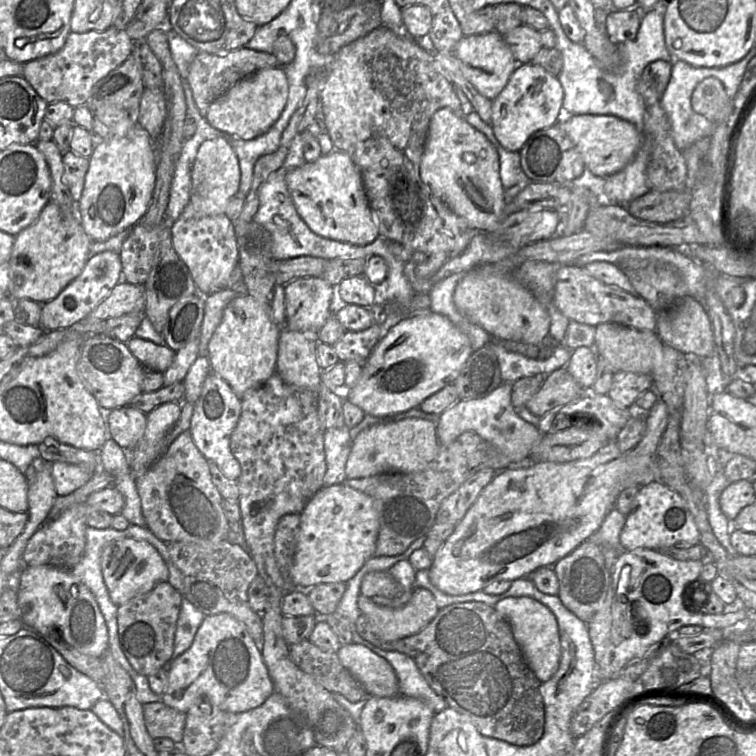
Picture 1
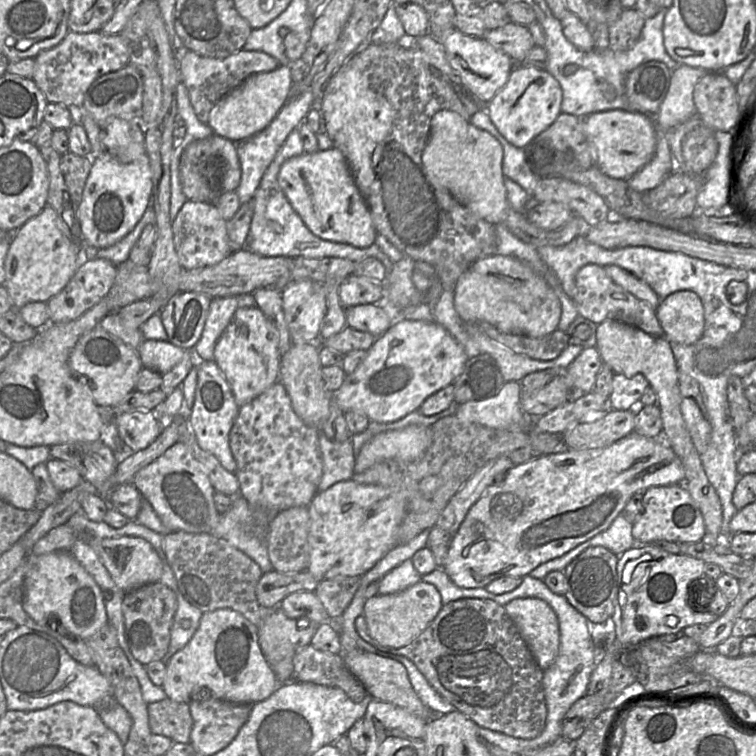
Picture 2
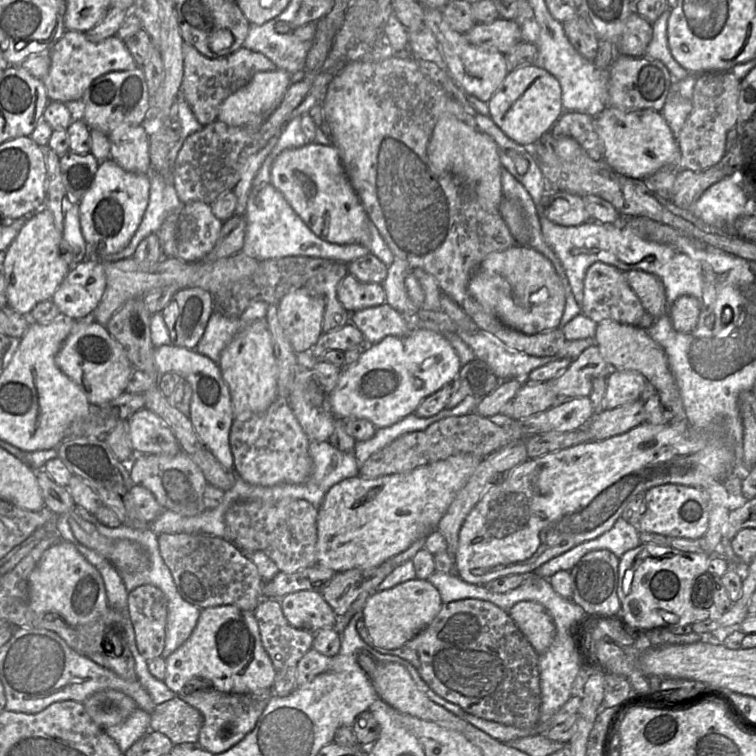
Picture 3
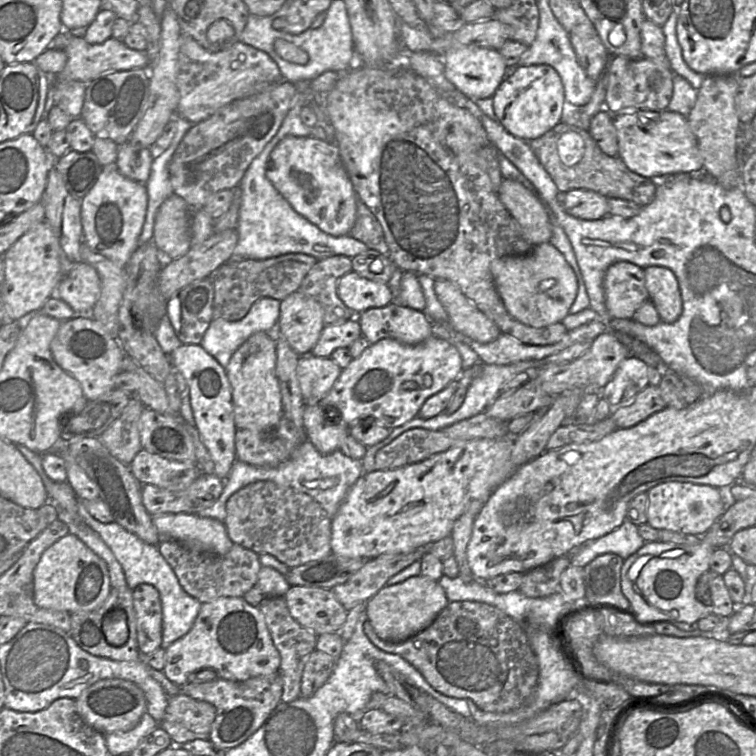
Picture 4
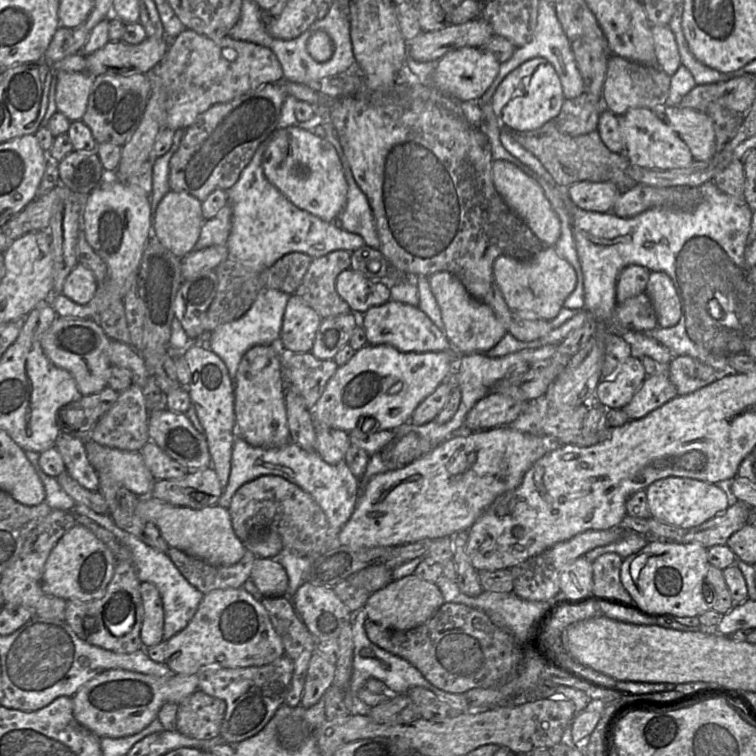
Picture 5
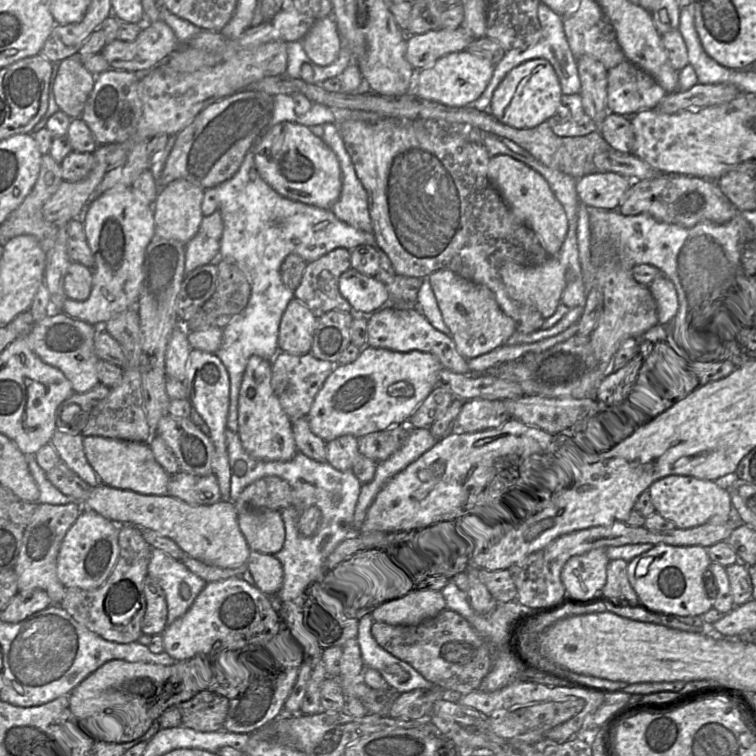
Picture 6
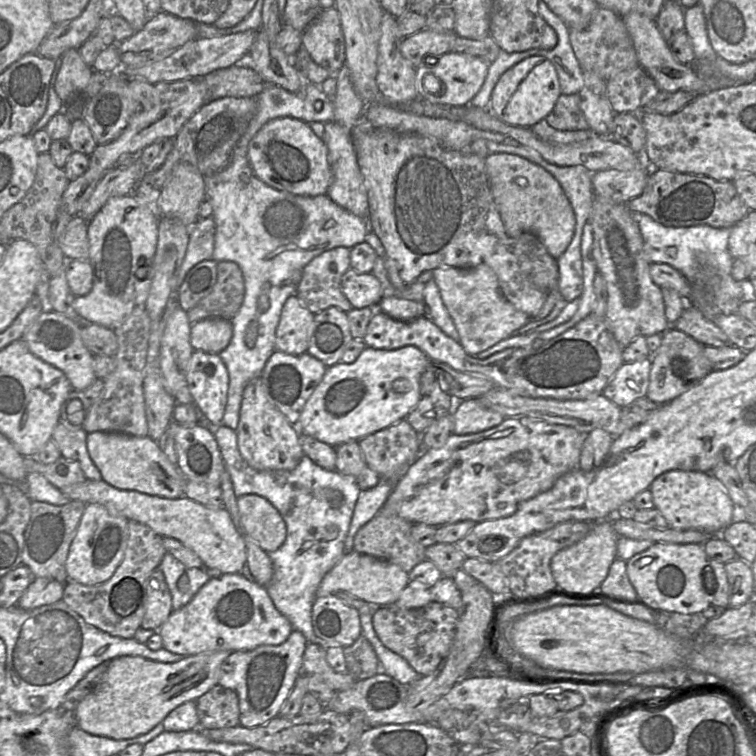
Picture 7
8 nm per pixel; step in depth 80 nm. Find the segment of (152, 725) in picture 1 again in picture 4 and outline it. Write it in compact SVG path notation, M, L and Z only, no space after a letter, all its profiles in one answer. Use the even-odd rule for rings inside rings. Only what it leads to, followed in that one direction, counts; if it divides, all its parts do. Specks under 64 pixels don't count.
M180 692L168 697L158 727L169 734L173 744L181 746L194 740L208 740L215 716L216 709L212 704Z

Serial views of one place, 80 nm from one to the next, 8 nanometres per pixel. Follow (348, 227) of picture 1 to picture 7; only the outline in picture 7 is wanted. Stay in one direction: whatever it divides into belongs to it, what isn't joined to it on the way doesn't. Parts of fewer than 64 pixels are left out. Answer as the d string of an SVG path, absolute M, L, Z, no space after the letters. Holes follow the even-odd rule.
M279 117L268 121L250 140L248 157L255 175L267 185L281 191L317 196L327 194L332 183L327 147L309 124L300 119Z

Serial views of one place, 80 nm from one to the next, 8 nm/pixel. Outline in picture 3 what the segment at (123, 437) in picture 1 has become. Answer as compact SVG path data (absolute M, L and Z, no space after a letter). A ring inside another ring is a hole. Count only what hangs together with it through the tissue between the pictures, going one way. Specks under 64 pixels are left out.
M146 407L127 419L129 436L136 454L175 456L182 451L170 428Z

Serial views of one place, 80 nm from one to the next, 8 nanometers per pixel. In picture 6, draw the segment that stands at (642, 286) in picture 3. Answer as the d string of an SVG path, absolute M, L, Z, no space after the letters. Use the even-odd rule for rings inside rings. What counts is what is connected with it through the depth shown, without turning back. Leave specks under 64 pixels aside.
M664 275L656 277L648 286L658 309L659 326L668 327L678 318L679 301L674 283Z

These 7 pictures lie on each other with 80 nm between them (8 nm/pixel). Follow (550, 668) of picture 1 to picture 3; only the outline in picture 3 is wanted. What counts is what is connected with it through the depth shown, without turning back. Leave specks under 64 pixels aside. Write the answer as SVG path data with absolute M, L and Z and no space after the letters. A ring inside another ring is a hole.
M520 601L508 614L538 655L543 654L550 647L556 628L543 605L533 601Z

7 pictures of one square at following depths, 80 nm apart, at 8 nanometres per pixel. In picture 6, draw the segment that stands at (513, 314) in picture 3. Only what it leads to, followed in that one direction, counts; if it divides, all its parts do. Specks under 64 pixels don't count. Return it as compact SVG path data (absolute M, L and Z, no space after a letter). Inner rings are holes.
M549 256L545 262L536 266L523 266L512 261L500 264L498 273L509 296L517 301L533 305L542 317L551 317L558 305L566 285L566 272L563 264L556 256Z

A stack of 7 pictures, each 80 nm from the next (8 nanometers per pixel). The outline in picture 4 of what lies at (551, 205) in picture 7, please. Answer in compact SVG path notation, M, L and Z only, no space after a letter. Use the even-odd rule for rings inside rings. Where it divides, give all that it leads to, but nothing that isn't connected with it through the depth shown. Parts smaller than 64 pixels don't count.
M504 178L497 193L502 204L518 224L526 241L533 246L549 242L552 225L546 206L536 194L521 183Z

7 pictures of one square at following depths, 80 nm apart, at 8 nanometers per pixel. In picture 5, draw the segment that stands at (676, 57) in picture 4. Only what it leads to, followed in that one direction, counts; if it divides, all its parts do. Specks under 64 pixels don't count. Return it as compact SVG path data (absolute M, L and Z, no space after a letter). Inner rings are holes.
M676 4L675 12L668 26L675 36L678 51L680 54L681 65L685 66L690 71L696 85L710 84L719 81L727 81L733 78L734 76L744 74L741 73L740 70L734 73L719 72L698 61L688 48L687 41L683 34L681 20L682 6Z

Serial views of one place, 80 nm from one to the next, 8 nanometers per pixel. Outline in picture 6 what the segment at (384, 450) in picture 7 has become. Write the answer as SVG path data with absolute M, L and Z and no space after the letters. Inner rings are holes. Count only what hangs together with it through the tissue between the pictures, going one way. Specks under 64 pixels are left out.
M394 425L384 431L378 431L358 438L359 453L380 463L390 458L403 445L408 428Z

